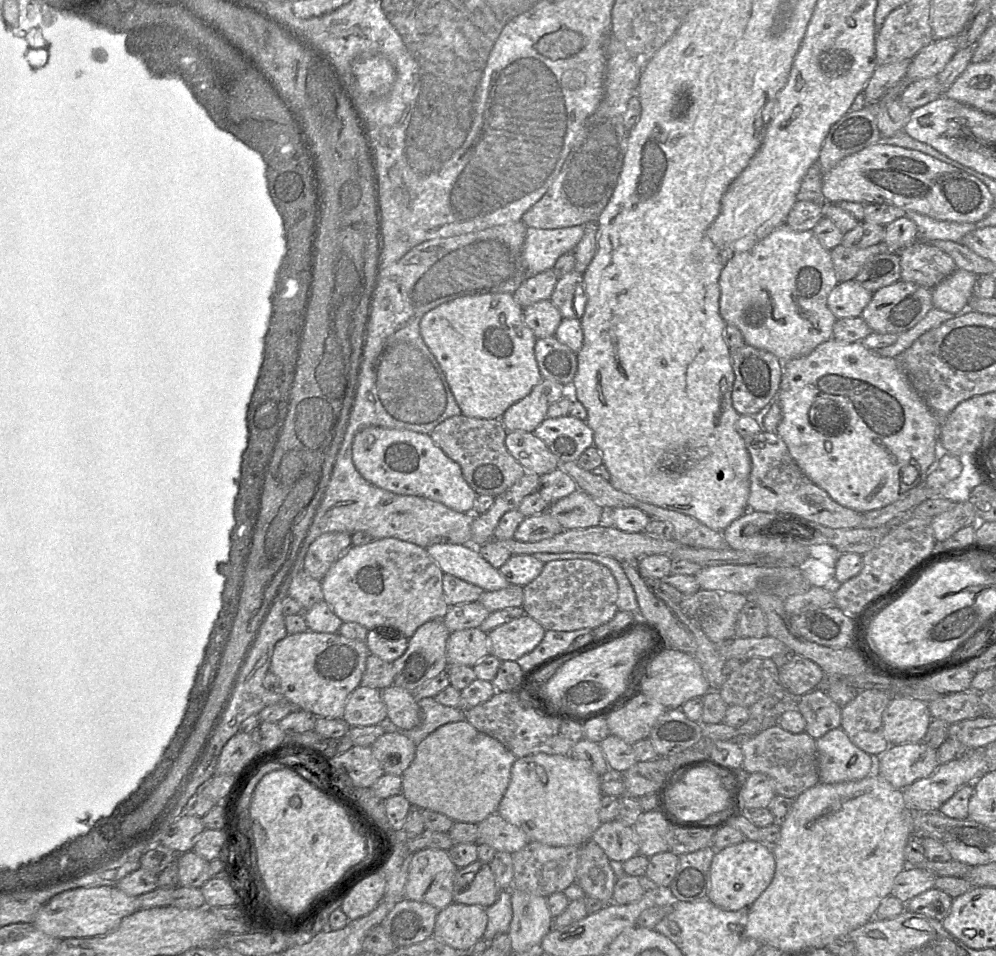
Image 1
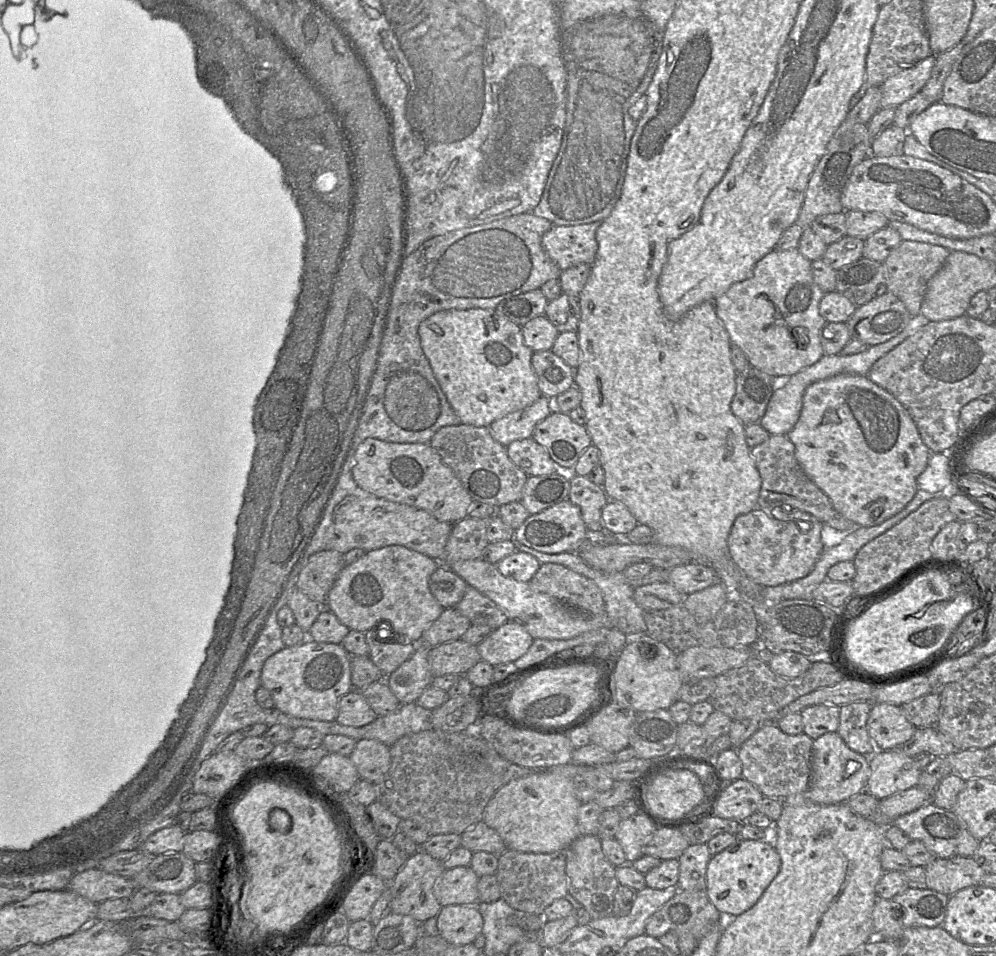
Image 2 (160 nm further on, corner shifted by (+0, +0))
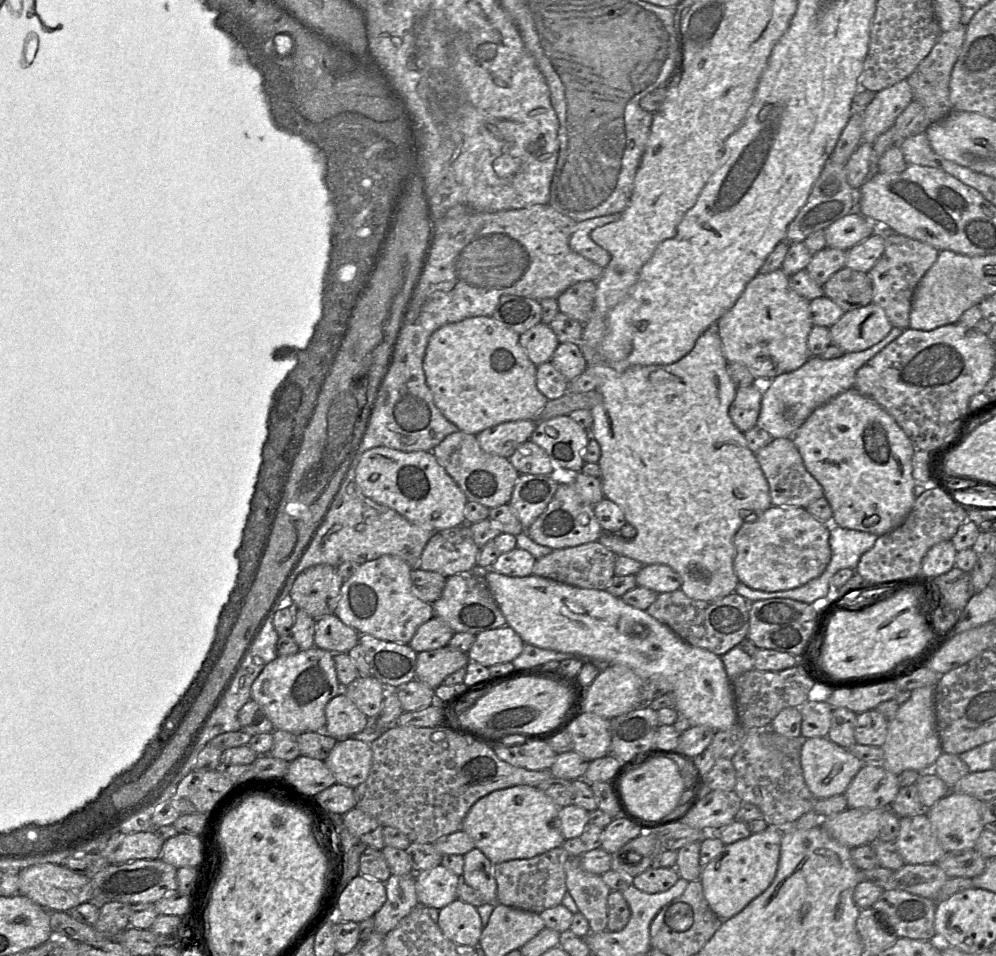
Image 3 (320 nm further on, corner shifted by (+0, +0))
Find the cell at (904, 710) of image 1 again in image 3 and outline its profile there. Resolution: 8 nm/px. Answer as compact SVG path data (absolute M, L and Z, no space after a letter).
M874 709L857 714L854 730L856 744L882 747L888 723L889 719Z

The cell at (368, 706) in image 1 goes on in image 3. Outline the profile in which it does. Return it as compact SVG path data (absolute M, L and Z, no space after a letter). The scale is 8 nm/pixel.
M343 692L327 703L325 717L324 731L336 740L347 739L368 727L368 717Z

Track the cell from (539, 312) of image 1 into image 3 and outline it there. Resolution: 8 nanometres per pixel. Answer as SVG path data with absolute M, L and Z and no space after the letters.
M540 322L521 334L519 343L537 367L551 360L559 341L551 327Z

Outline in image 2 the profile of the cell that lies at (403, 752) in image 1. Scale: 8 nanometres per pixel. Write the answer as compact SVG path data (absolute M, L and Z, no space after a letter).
M375 739L356 741L349 755L360 779L378 782L390 766L390 747Z

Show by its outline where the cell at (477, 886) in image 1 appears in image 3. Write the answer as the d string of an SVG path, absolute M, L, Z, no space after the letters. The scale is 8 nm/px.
M441 864L414 874L419 904L440 910L458 899L457 887L462 878Z

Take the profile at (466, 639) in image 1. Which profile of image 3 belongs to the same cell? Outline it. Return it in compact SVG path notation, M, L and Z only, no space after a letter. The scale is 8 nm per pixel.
M445 646L417 653L416 679L435 689L455 671L470 662L468 654Z

